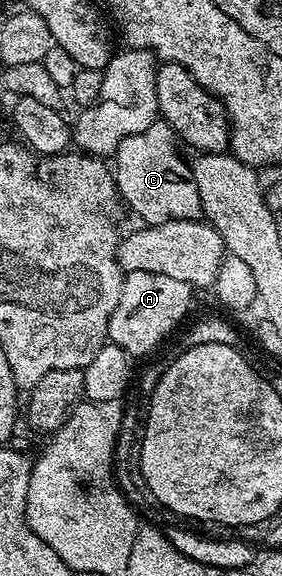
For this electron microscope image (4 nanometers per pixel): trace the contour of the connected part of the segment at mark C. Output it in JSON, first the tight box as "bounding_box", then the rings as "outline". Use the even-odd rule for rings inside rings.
{"bounding_box":[113,122,202,225],"outline":[[[156,122],[149,126],[149,130],[141,130],[141,134],[129,134],[117,146],[113,154],[113,175],[115,188],[119,192],[119,199],[127,204],[140,216],[144,225],[160,224],[170,220],[198,220],[202,217],[201,194],[197,194],[197,182],[191,173],[190,163],[175,149],[177,137],[168,124]]]}

